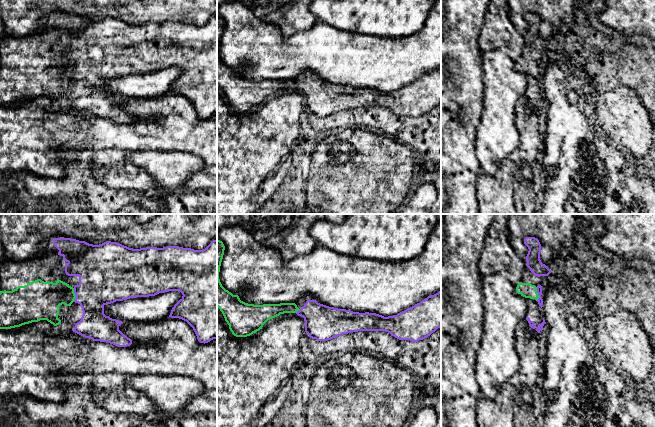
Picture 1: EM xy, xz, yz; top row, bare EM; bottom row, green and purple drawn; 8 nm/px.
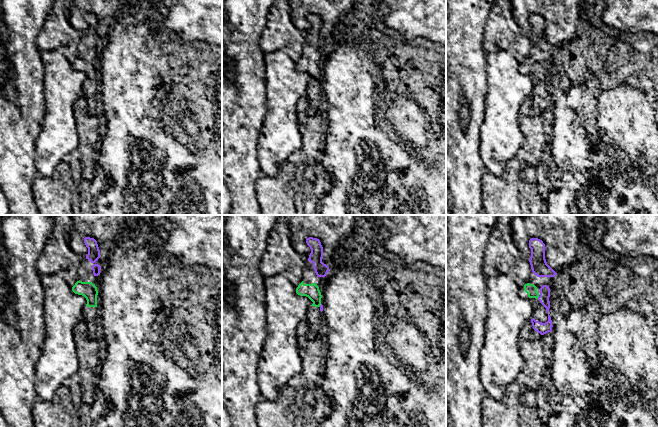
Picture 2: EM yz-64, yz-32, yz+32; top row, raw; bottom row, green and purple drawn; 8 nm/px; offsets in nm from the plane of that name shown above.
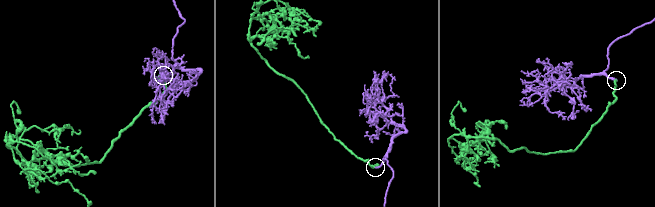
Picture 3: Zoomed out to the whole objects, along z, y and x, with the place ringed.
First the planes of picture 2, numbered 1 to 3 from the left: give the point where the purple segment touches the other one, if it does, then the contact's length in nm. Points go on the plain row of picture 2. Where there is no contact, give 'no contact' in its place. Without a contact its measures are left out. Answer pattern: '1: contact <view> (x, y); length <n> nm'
1: no contact
2: contact yz-32 (320, 80); length 30 nm
3: contact yz+32 (538, 72); length 30 nm

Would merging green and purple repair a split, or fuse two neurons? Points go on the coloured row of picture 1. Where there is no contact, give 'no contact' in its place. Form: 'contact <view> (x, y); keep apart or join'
contact xy (75, 295); join

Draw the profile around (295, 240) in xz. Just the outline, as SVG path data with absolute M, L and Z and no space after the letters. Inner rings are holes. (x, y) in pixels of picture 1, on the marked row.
M293 214L292 224L267 239L264 245L278 249L285 261L309 254L318 245L309 233L310 227L320 220L339 224L346 216L347 214Z

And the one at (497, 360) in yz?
M501 273L482 277L484 323L481 345L476 359L475 375L482 397L495 400L501 387L519 372L521 359L516 350L515 330L527 315L527 301L514 293L514 286Z

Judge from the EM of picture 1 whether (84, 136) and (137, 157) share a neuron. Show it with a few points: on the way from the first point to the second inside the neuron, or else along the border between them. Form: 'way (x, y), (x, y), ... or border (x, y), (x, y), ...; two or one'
border (149, 150), (127, 152), (124, 155); two

